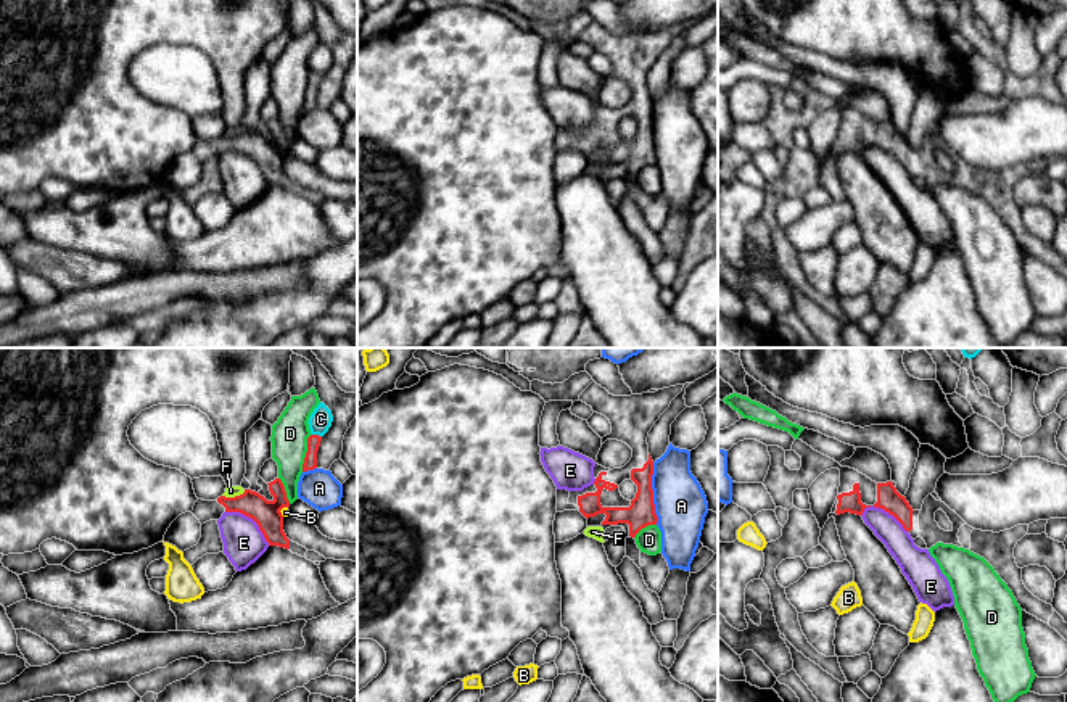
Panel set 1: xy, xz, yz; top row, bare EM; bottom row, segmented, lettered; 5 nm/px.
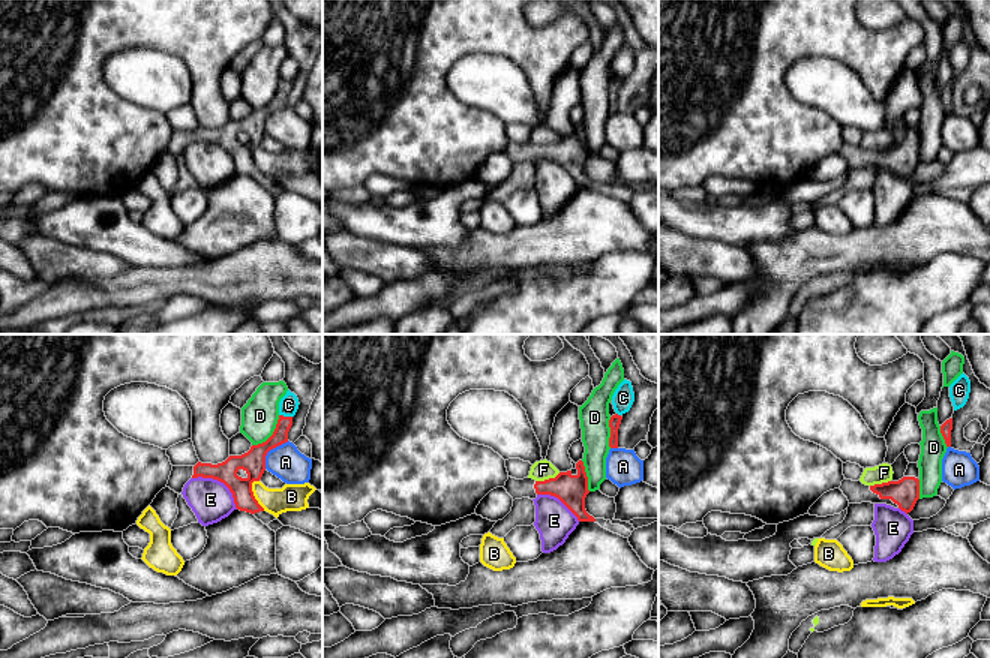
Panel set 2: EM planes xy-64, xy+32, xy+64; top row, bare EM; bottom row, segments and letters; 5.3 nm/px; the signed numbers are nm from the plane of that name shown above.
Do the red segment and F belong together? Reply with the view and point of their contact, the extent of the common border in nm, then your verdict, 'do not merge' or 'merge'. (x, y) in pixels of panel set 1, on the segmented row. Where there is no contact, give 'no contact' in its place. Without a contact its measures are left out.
meets red in xy at (235, 496); contact 120 nm long; merge

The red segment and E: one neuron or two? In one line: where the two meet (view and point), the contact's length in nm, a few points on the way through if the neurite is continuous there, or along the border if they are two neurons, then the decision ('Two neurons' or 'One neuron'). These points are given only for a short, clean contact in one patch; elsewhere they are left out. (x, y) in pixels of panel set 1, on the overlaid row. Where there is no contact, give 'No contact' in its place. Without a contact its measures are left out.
Touches red at xy (251, 517). Shared border 280 nm. Boundary: xy (226, 511), (238, 511), (248, 516), (269, 545). Two neurons

